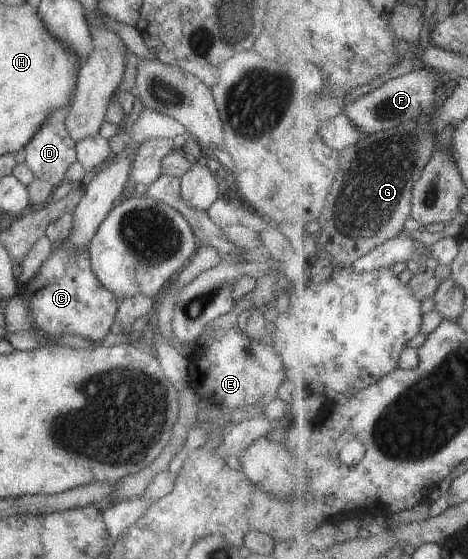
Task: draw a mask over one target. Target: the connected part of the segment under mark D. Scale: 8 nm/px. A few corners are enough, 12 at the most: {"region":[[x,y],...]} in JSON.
{"region":[[55,109],[23,147],[24,164],[53,187],[76,160],[65,127]]}

